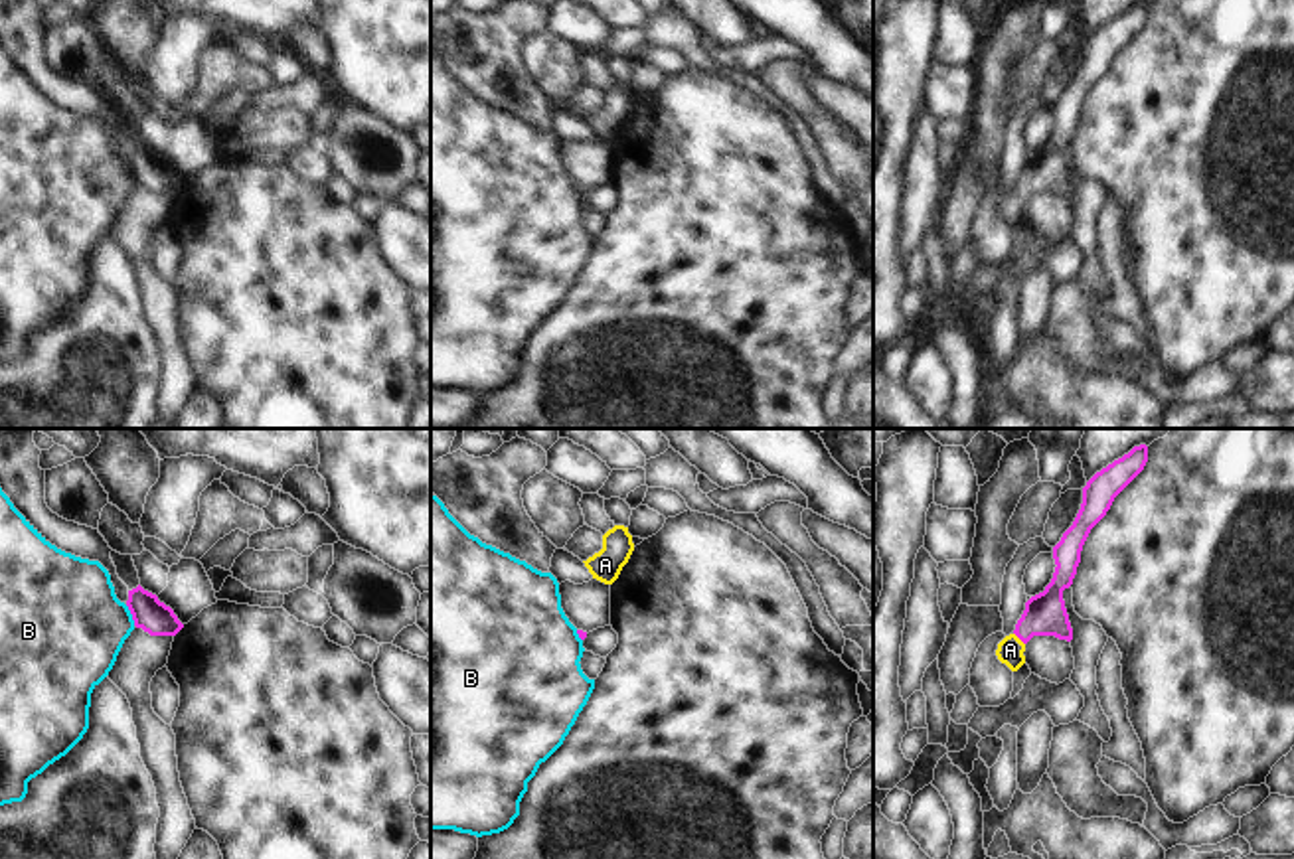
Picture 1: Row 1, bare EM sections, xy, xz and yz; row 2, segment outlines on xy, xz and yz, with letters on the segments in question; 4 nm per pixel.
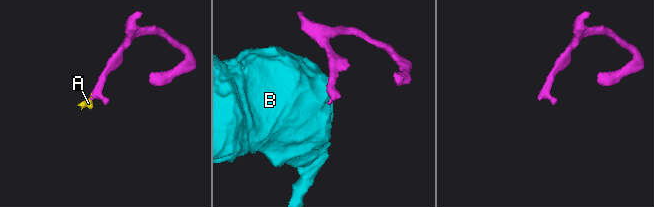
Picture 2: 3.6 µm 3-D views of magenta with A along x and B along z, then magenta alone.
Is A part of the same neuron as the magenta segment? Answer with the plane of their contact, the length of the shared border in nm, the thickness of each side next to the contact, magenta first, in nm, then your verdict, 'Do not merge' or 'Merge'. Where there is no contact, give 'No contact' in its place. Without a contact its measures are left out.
Touches magenta in yz. Shared border 70 nm. Thickness 170 nm (magenta) against 110 nm. Merge.

